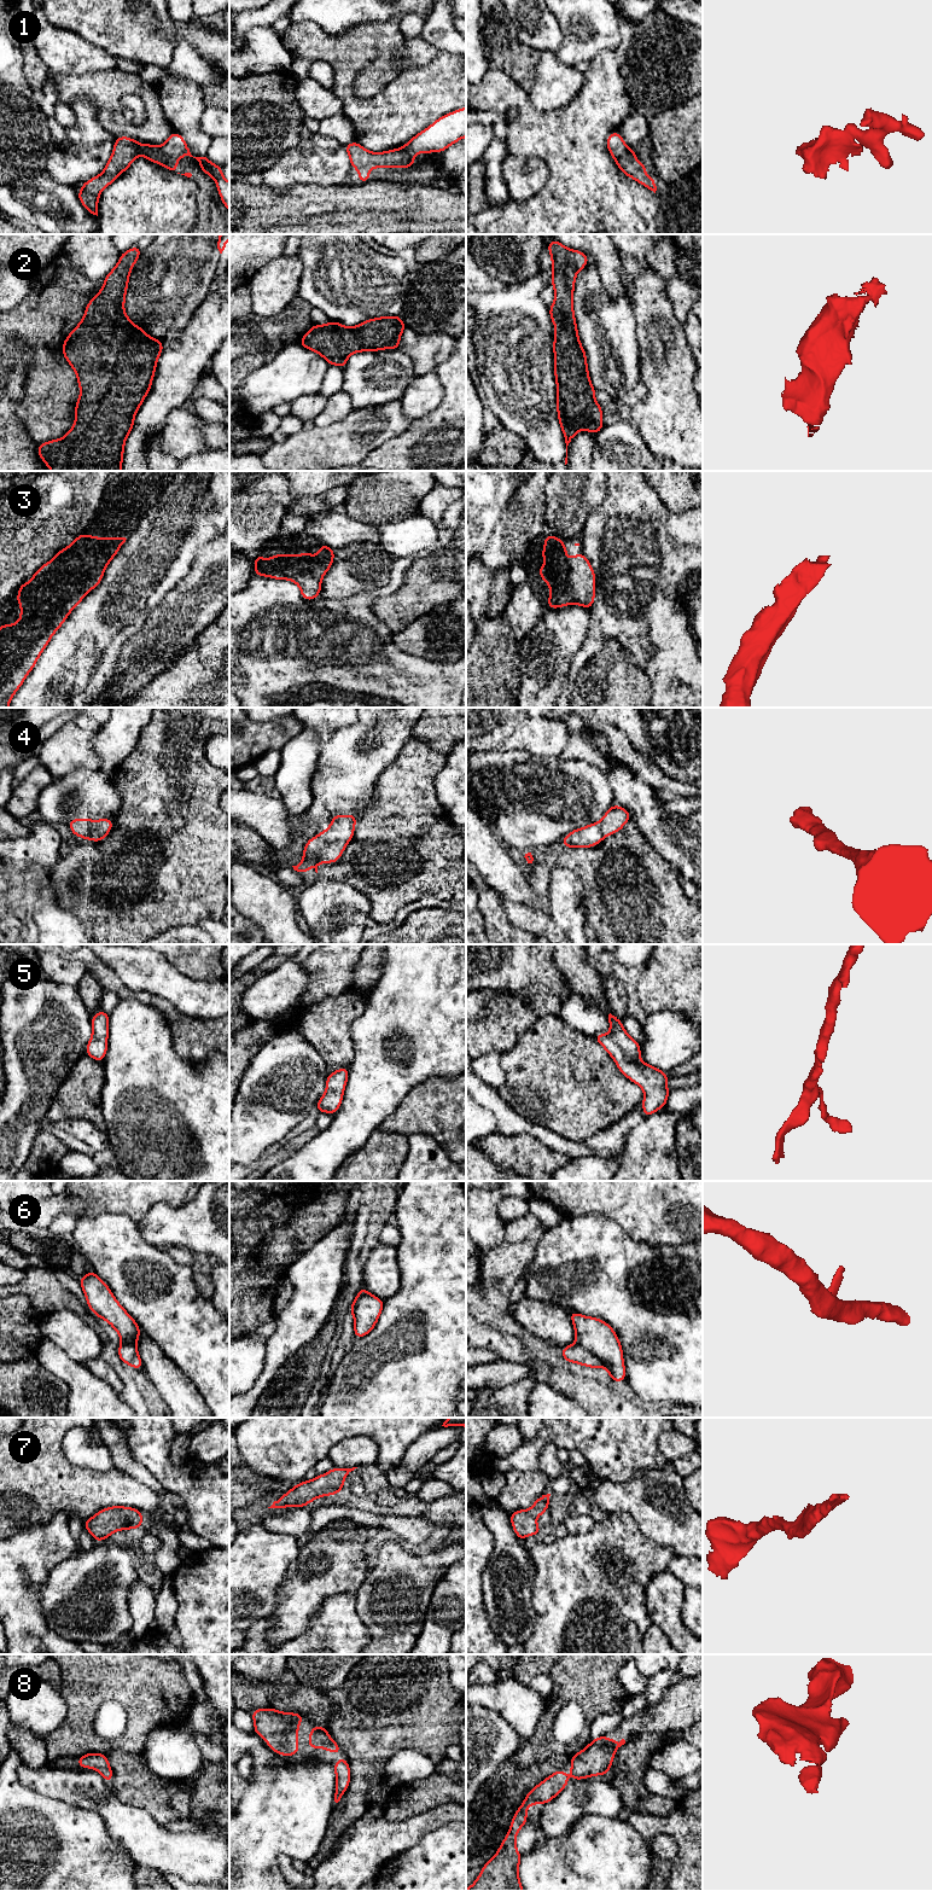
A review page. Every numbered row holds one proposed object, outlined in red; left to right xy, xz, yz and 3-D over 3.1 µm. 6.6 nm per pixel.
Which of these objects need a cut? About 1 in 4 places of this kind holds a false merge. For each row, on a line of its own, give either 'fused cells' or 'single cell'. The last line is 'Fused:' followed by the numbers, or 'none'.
1: fused cells
2: single cell
3: single cell
4: single cell
5: single cell
6: fused cells
7: single cell
8: single cell
Fused: 1, 6

